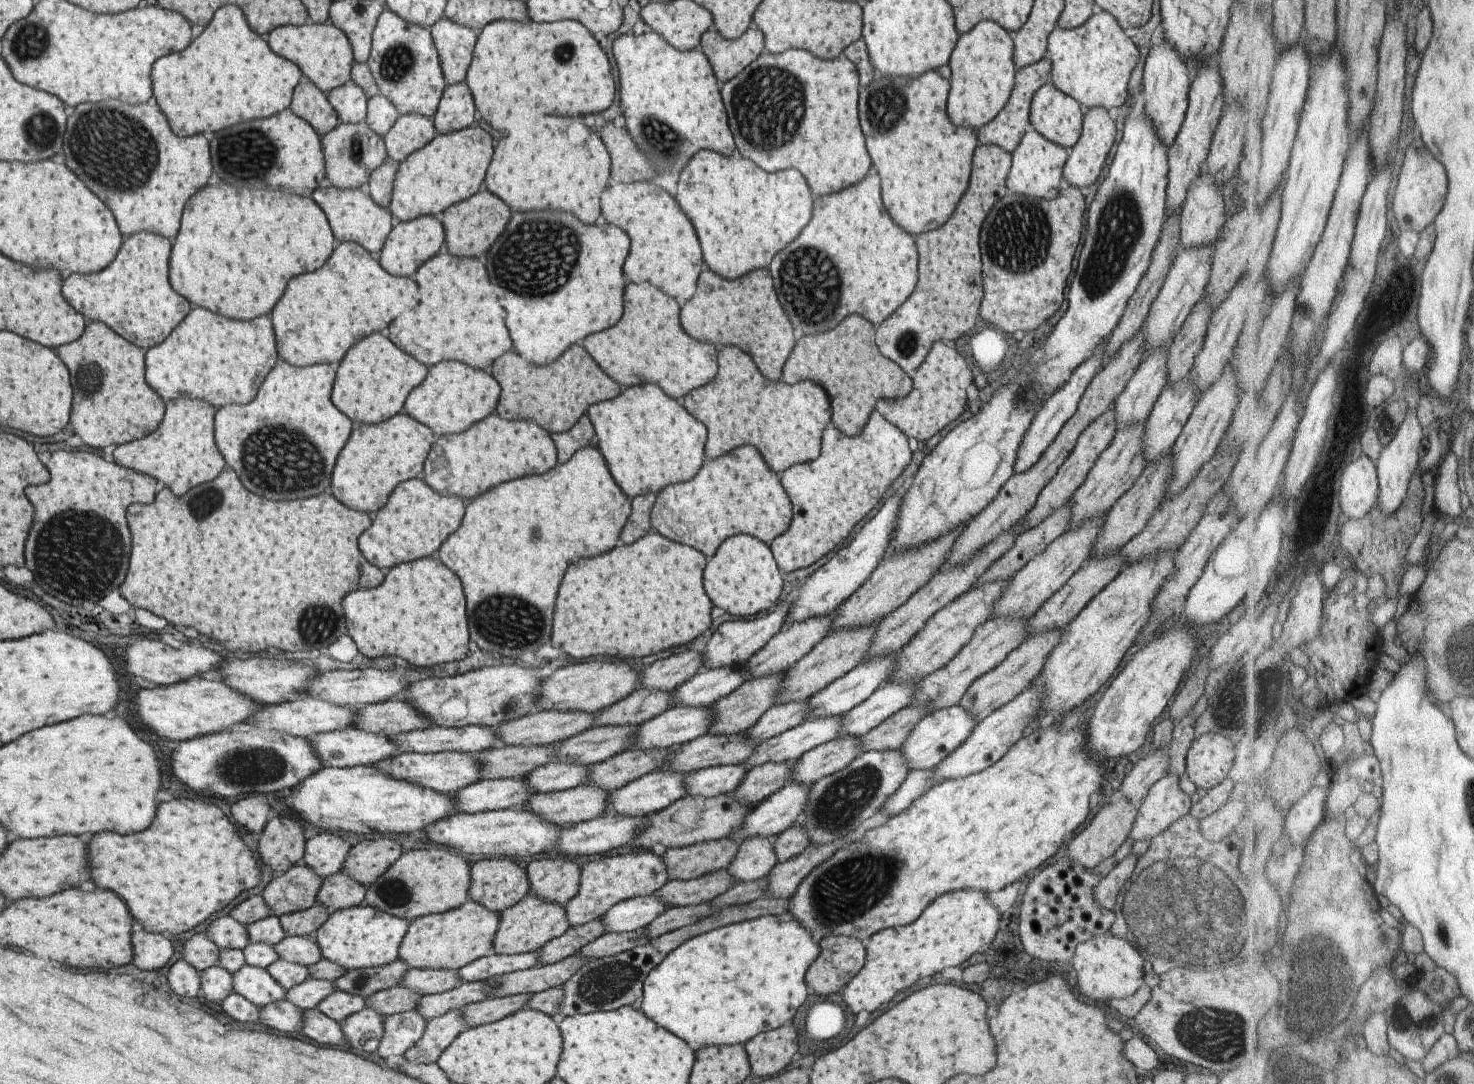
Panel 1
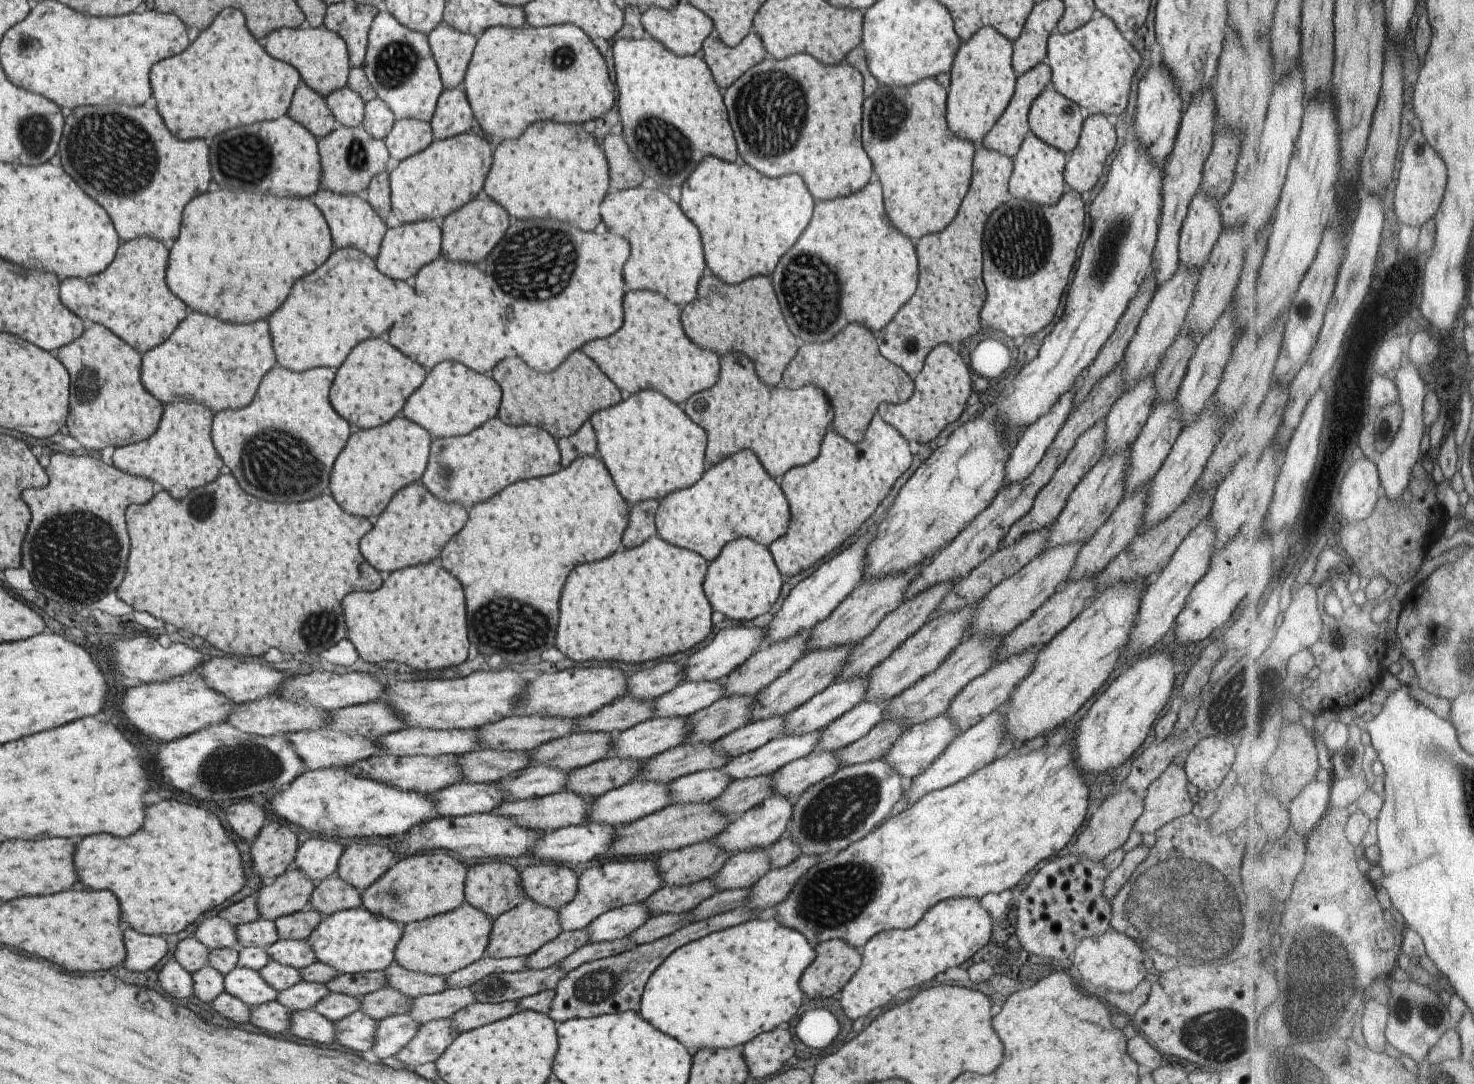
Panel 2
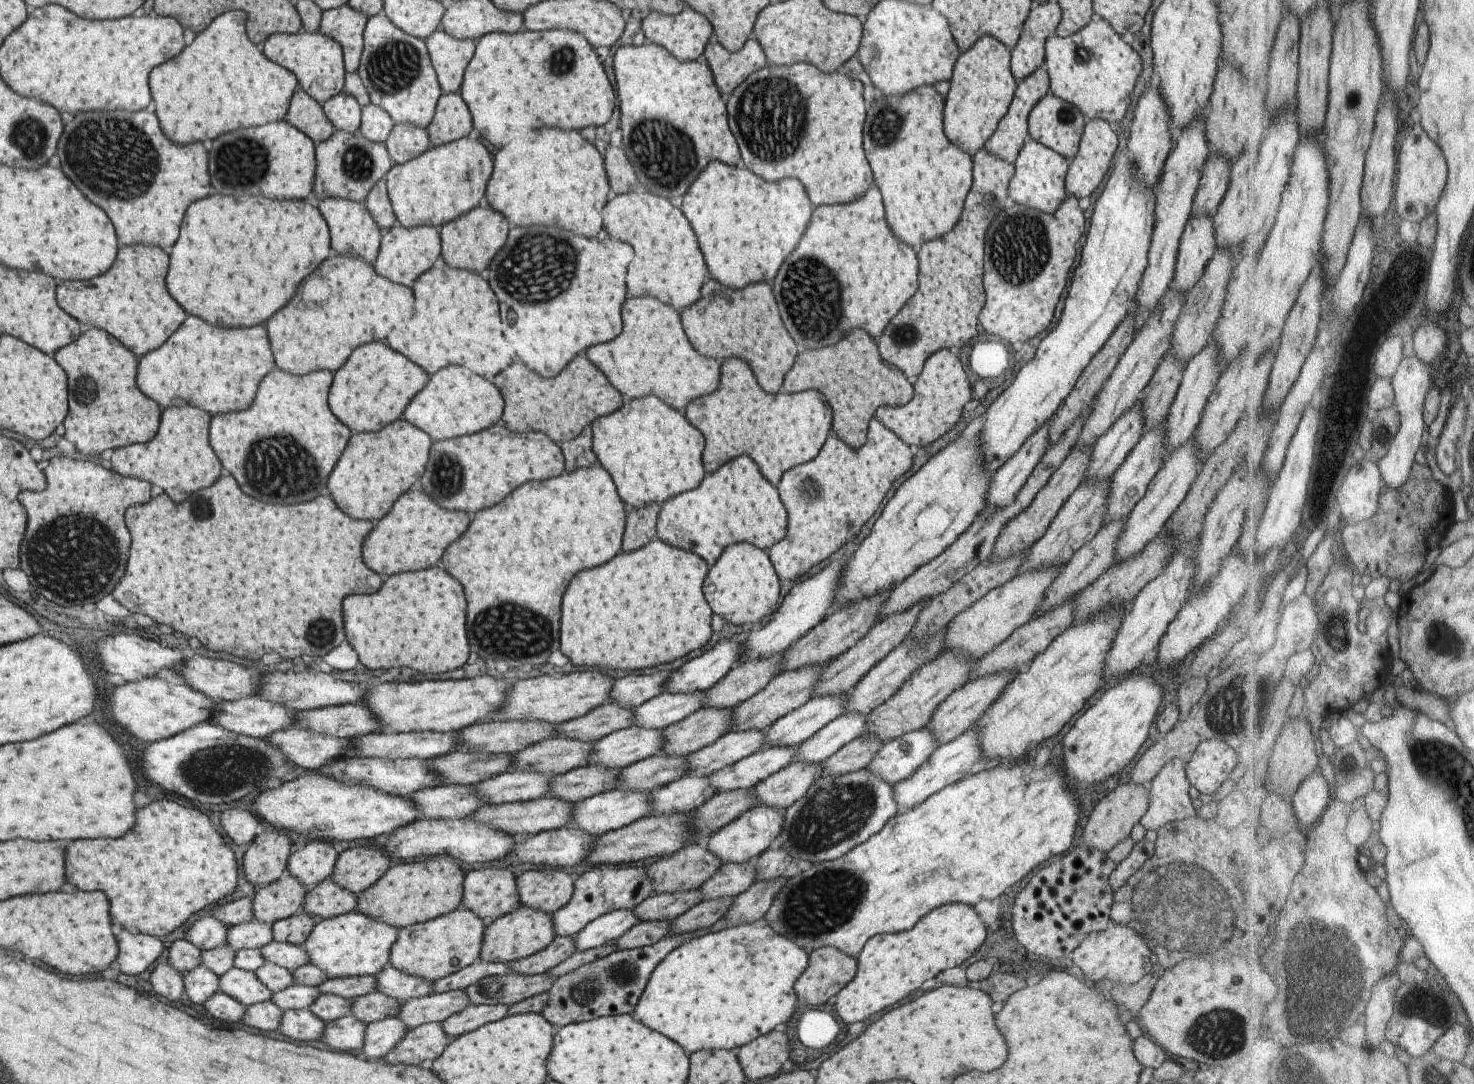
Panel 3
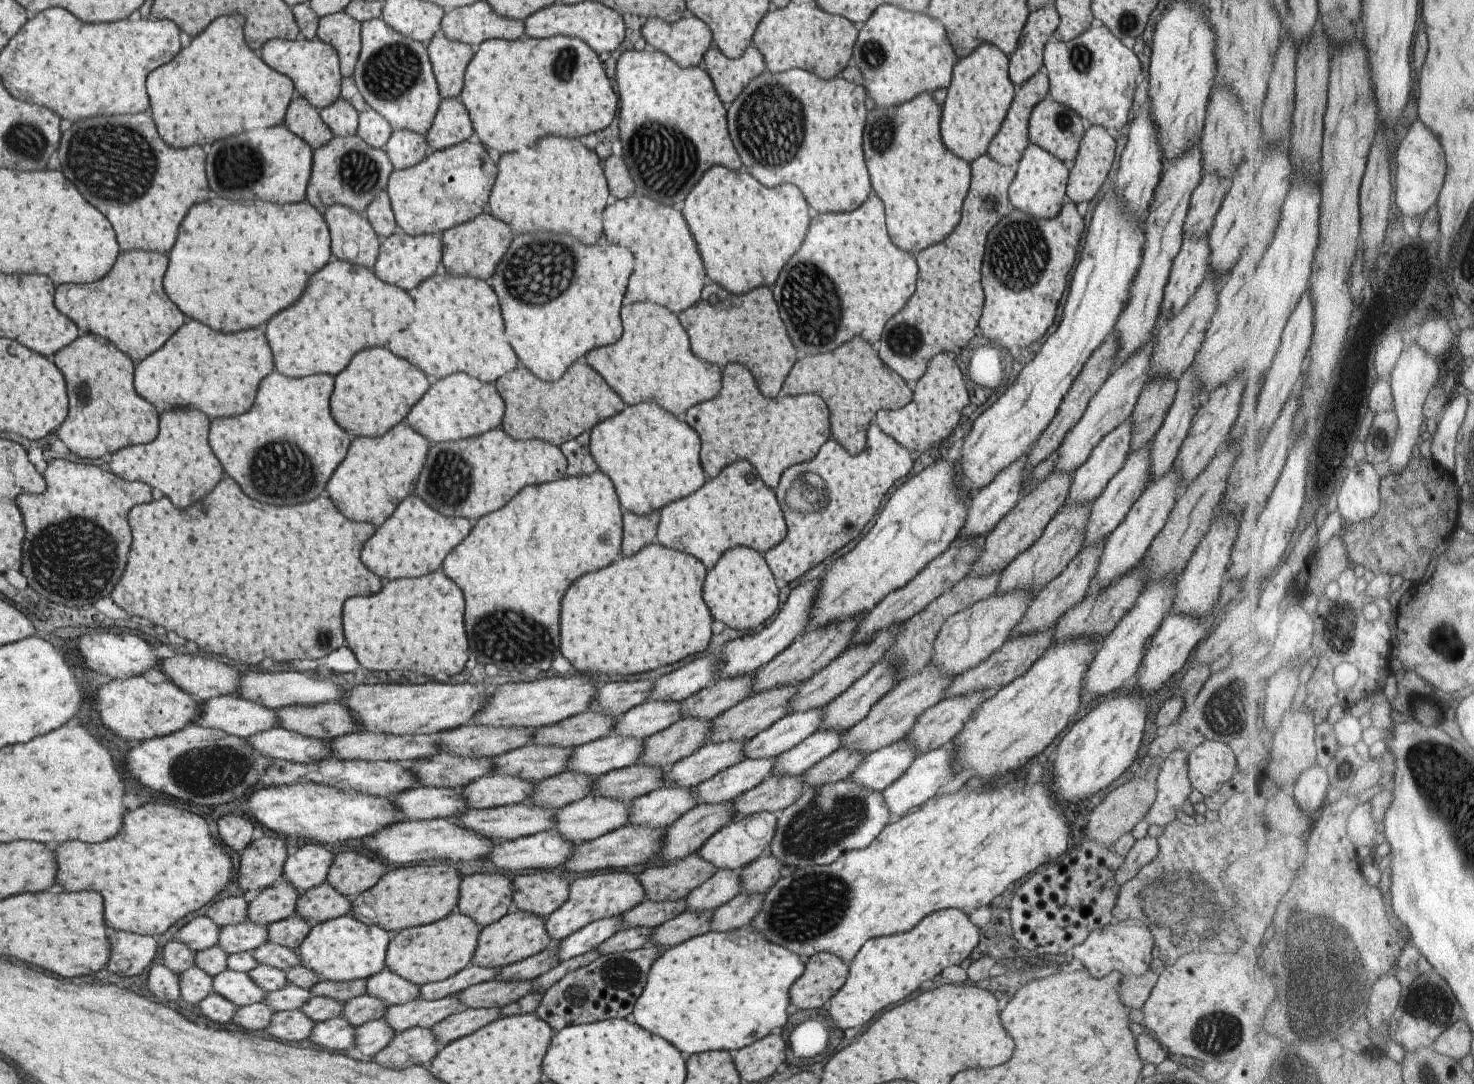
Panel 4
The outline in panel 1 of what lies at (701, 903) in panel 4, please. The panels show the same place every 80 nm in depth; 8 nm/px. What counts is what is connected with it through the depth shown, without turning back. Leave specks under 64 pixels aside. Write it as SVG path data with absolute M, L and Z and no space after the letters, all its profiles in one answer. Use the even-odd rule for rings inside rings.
M747 837L738 842L735 856L725 869L733 884L766 876L778 862L773 852L775 837Z

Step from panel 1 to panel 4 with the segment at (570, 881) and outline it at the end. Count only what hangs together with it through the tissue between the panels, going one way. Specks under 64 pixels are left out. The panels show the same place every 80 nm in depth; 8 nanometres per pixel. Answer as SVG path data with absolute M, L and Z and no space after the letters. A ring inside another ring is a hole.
M558 870L519 874L511 881L512 909L547 919L567 900L569 884Z

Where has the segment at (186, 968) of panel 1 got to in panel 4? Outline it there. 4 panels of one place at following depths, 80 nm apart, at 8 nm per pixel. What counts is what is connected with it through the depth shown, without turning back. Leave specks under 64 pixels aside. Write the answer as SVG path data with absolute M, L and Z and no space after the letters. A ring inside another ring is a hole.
M163 964L151 966L147 972L147 990L157 996L157 1002L180 1002L181 988L178 976Z

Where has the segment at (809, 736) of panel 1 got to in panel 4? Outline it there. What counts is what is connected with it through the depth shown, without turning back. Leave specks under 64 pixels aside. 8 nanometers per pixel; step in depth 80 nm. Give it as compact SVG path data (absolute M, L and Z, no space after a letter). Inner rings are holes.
M775 757L742 759L697 784L693 789L695 802L699 805L734 801L737 796L766 780L771 775L773 766Z

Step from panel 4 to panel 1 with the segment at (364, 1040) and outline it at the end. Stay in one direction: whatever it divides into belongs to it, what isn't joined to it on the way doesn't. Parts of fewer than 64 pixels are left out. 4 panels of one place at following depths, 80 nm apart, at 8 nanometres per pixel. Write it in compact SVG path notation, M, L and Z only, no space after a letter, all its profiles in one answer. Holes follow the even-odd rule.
M415 1009L387 1015L383 1019L382 1034L376 1050L383 1059L405 1053L419 1040L426 1023Z

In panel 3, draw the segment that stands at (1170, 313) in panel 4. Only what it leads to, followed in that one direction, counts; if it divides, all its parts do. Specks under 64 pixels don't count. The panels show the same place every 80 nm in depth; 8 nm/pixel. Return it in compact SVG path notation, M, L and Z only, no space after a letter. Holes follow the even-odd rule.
M1195 212L1187 219L1176 254L1171 288L1190 291L1216 249L1212 220Z

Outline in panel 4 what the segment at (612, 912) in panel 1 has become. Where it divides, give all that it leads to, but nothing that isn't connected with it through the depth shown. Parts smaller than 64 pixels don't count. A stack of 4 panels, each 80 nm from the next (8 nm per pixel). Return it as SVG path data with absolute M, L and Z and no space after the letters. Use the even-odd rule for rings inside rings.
M619 915L591 922L567 936L563 941L554 943L557 946L557 958L559 961L569 960L569 958L594 951L603 940L607 940L621 928Z

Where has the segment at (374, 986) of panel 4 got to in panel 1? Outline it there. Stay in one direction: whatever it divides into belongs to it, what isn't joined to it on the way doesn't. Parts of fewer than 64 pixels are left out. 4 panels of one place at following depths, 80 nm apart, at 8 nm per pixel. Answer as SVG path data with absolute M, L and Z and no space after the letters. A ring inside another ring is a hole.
M409 967L406 973L403 973L399 985L420 996L451 990L459 986L459 982L460 980L457 978L456 971L453 969L433 970Z

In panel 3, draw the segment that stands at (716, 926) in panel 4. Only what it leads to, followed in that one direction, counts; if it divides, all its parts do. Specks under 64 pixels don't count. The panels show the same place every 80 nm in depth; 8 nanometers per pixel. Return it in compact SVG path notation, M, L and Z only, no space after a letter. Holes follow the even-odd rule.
M783 877L774 881L757 881L751 883L742 893L731 901L722 918L727 926L734 927L740 924L751 924L759 920L768 910L774 894L786 881Z

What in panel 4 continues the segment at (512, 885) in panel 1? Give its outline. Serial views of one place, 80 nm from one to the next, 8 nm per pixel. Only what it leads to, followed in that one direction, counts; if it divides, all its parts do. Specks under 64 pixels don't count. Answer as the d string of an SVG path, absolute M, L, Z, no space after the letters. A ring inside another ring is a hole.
M499 872L471 874L471 876L465 876L460 880L457 900L459 913L473 918L480 928L499 921L499 918L508 914L509 910L512 909L512 900L511 880Z

